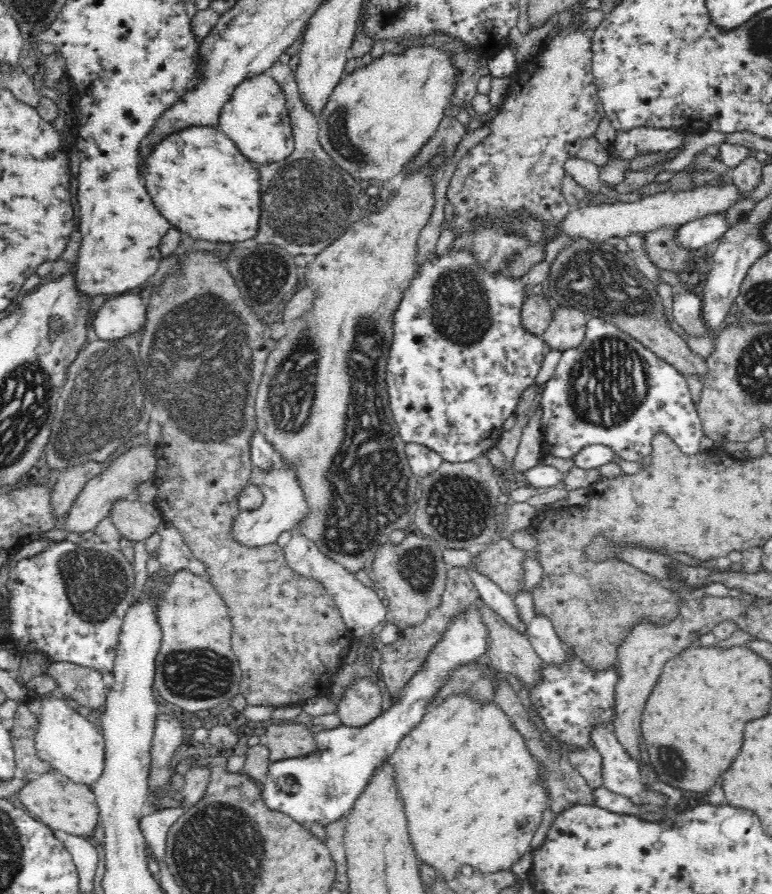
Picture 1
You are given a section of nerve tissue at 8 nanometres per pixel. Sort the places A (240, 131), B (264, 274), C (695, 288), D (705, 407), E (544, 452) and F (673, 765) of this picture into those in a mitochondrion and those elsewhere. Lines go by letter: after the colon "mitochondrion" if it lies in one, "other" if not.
A: other
B: mitochondrion
C: other
D: other
E: other
F: mitochondrion

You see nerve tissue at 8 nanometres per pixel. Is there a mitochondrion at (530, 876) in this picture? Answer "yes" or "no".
no

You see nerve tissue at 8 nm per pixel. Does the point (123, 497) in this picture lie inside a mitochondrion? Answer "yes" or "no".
no

